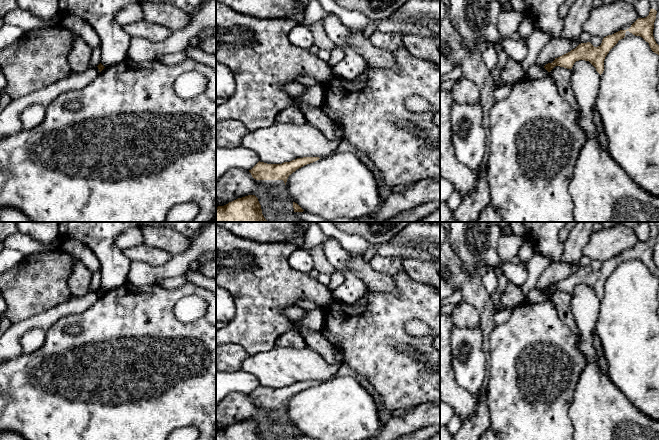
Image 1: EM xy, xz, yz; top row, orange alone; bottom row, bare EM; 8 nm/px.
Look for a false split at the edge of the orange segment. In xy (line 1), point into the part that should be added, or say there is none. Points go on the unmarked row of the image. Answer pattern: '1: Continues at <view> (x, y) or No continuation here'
1: No continuation here

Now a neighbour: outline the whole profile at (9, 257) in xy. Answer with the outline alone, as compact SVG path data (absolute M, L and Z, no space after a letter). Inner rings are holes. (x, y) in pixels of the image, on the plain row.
M3 248L0 251L0 273L13 267L19 261L23 259L23 254L20 251Z

